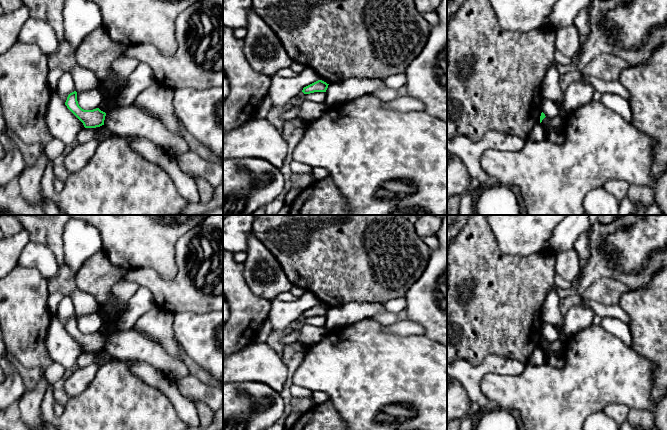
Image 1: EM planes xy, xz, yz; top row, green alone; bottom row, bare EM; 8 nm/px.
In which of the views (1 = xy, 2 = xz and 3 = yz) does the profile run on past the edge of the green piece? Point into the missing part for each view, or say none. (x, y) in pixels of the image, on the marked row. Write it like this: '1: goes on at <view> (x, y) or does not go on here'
1: does not go on here
2: does not go on here
3: does not go on here

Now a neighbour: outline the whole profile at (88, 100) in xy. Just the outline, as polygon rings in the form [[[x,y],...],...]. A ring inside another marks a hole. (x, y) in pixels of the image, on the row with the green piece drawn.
[[[98,89],[77,92],[77,101],[84,110],[93,110],[100,106],[103,96]]]

